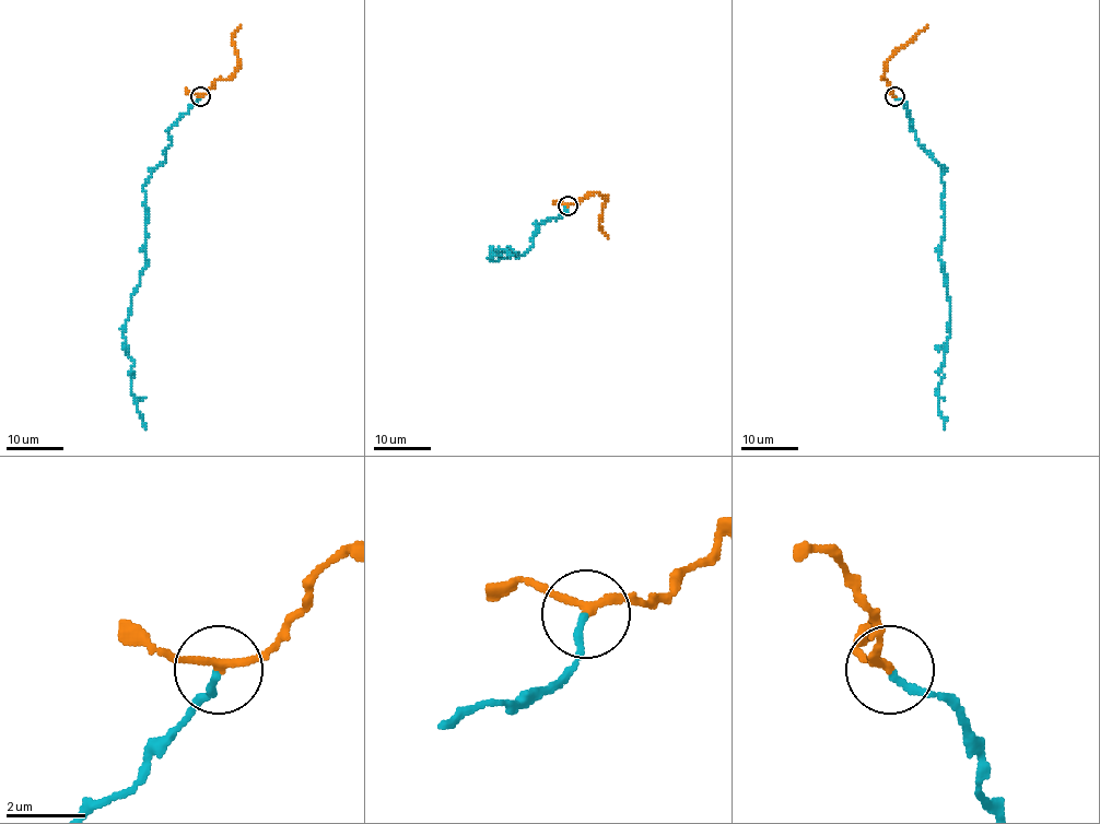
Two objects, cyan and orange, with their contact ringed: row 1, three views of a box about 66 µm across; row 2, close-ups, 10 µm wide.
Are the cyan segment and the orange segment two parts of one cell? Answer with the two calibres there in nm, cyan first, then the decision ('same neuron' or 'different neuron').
190/180 nm | same neuron

